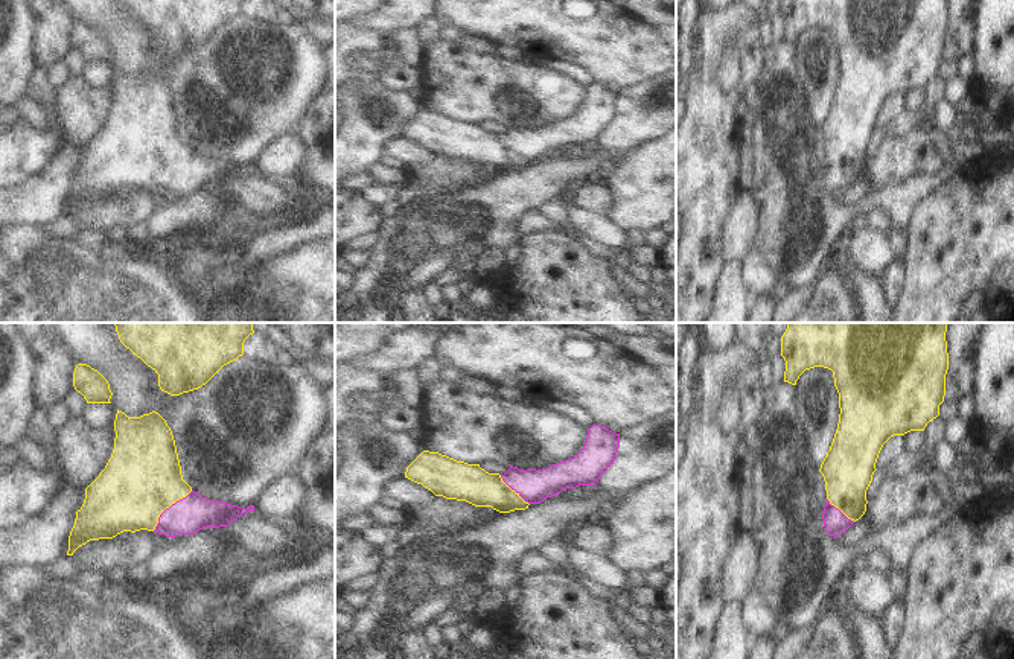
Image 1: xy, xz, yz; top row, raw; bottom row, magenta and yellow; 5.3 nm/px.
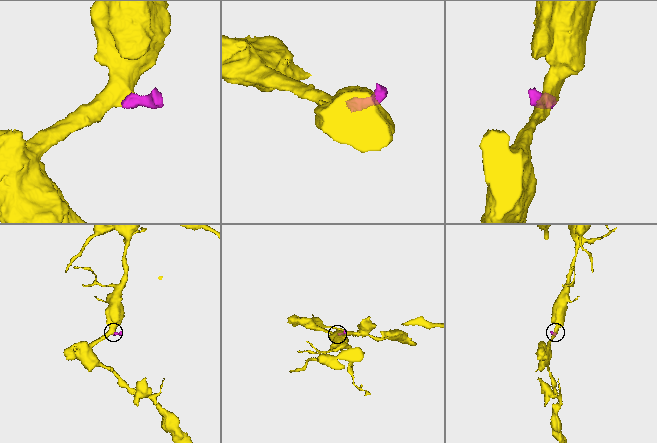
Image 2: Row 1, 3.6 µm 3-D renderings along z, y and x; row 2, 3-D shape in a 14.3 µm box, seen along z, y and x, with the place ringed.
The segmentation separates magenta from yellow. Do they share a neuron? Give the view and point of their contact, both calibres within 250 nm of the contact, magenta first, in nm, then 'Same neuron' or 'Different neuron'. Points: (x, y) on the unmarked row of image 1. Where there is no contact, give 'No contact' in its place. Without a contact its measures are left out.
Touches magenta at xy (169, 166). Thickness 190 nm (magenta) against 400 nm. Same neuron.

